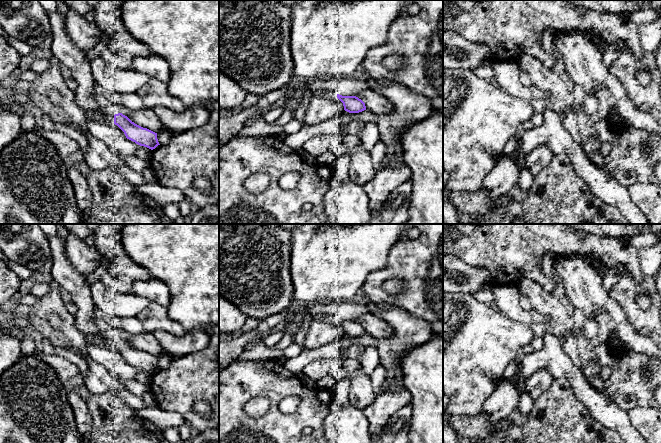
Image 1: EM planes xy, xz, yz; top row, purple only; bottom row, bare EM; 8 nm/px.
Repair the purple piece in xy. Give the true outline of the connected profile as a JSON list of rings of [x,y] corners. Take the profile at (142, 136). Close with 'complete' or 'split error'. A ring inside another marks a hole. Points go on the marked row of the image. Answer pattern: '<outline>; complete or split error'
[[[84,111],[84,114],[88,120],[104,122],[106,124],[114,123],[124,132],[127,139],[140,146],[153,150],[160,145],[157,139],[157,133],[135,124],[122,113],[114,114],[110,112],[107,115],[101,116],[98,113]]]; split error

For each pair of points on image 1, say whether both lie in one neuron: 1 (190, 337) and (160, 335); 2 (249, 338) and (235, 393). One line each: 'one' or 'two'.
1: one
2: two

